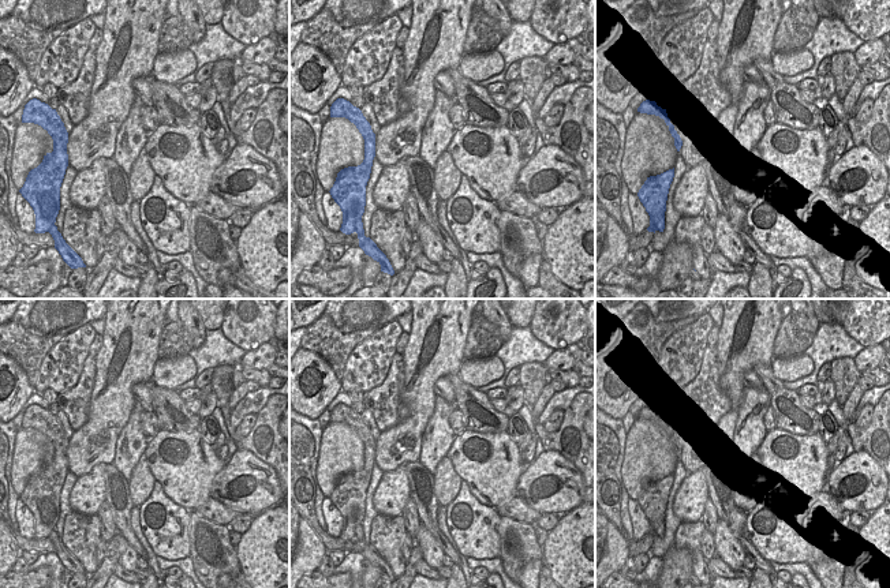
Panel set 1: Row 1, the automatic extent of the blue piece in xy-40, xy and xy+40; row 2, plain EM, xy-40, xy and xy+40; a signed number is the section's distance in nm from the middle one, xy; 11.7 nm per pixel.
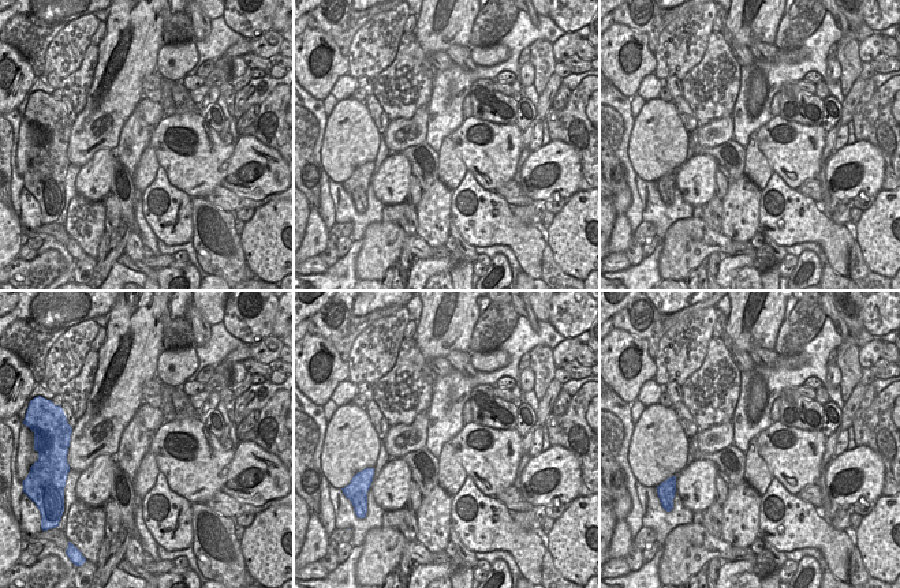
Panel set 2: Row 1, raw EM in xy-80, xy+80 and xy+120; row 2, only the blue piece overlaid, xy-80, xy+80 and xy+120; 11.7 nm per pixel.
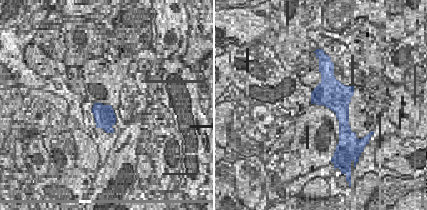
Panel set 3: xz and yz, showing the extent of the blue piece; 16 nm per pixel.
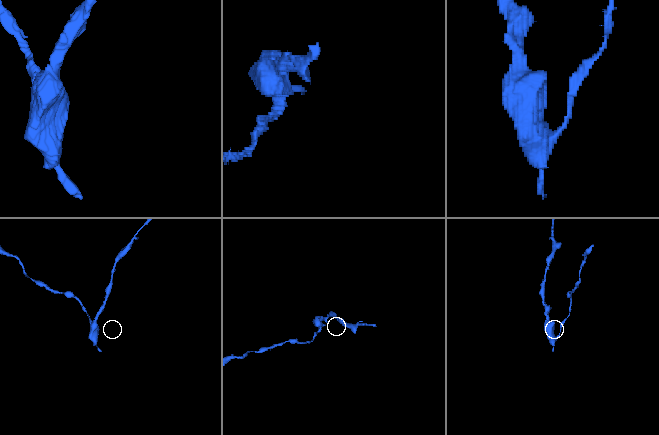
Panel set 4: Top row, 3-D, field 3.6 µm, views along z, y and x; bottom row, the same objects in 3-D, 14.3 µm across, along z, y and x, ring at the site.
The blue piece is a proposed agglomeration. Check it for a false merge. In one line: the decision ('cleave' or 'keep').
cleave

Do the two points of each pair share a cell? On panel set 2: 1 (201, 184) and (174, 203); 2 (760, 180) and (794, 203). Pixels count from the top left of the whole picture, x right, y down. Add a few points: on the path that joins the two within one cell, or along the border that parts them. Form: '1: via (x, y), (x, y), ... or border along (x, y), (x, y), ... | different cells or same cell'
1: border along (165, 171), (167, 179), (191, 198) | different cells
2: border along (773, 172), (762, 190) | different cells

